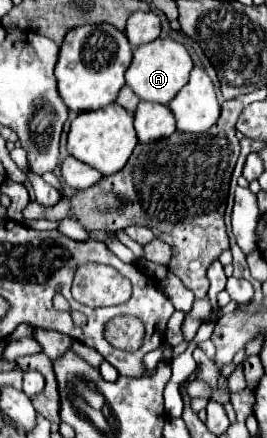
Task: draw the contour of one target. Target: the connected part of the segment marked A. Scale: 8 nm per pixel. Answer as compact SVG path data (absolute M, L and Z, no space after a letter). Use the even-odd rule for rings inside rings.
M155 39L133 51L133 63L127 69L125 79L127 79L127 85L143 101L169 103L181 91L181 87L187 85L191 69L193 69L193 59L183 43L173 41L173 39Z

